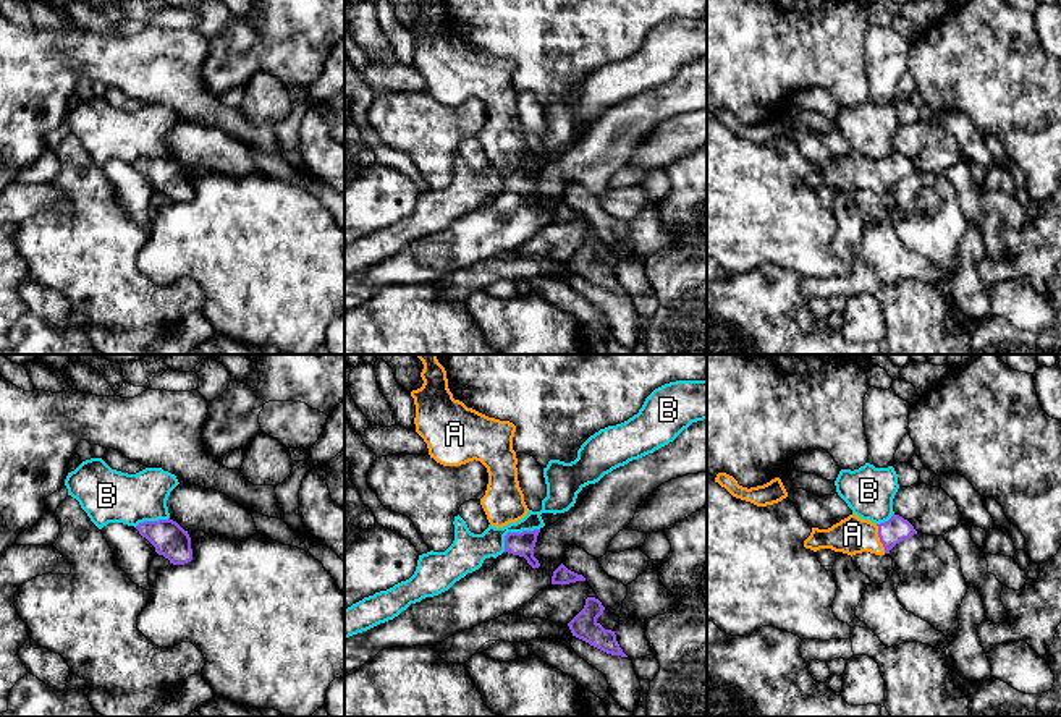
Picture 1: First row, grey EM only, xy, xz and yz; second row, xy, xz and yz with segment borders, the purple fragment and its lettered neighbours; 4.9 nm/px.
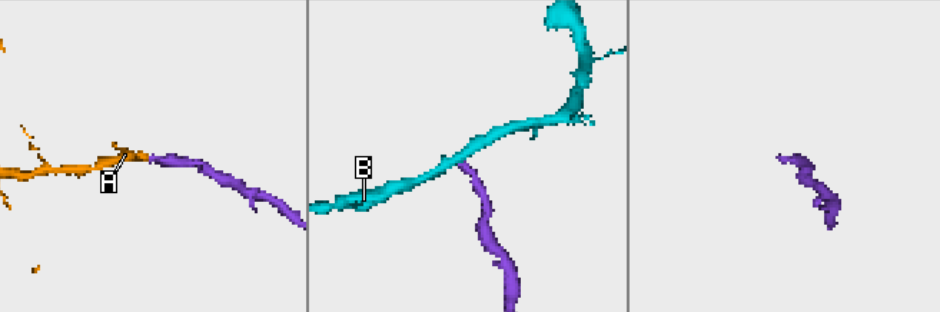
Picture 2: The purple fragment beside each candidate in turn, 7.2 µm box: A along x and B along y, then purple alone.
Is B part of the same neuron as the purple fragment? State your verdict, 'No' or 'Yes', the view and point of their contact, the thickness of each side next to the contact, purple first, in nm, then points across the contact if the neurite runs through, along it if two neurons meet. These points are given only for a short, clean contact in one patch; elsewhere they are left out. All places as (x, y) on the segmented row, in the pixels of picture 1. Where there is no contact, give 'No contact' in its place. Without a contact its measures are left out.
No. Touches purple at xz (515, 533). Thickness 120 nm (purple) against 180 nm. Boundary: xz (539, 528), (508, 533), (503, 551)

